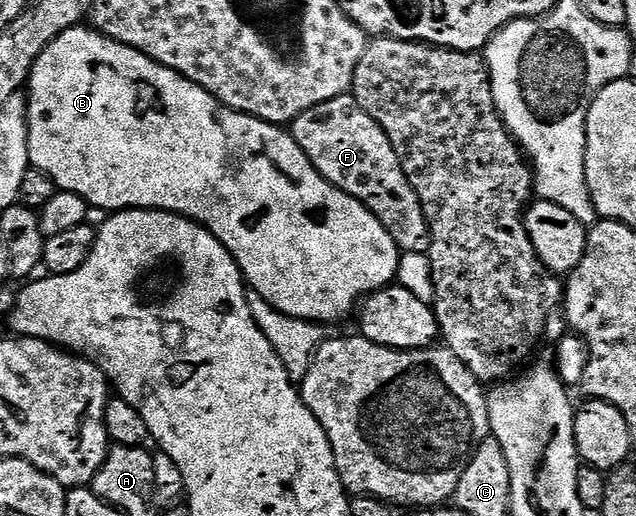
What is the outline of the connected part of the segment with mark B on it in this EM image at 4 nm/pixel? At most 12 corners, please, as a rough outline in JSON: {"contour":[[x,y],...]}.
{"contour":[[91,26],[29,77],[31,167],[186,216],[343,320],[399,275],[286,127]]}

